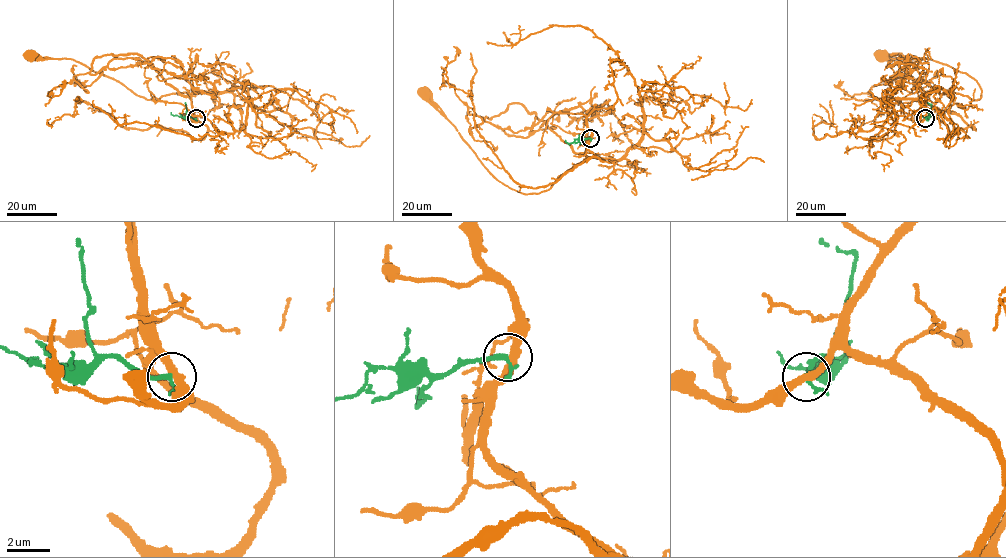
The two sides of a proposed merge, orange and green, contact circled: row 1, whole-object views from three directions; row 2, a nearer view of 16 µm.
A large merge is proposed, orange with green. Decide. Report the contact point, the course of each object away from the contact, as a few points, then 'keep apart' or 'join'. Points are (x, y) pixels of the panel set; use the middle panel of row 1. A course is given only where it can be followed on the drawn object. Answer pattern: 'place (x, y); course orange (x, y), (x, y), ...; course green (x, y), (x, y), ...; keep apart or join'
place (590, 138); course orange (590, 138), (585, 158), (560, 175), (547, 189), (521, 193), (502, 184), (488, 170), (424, 93); course green (590, 138), (568, 143), (565, 140); keep apart

